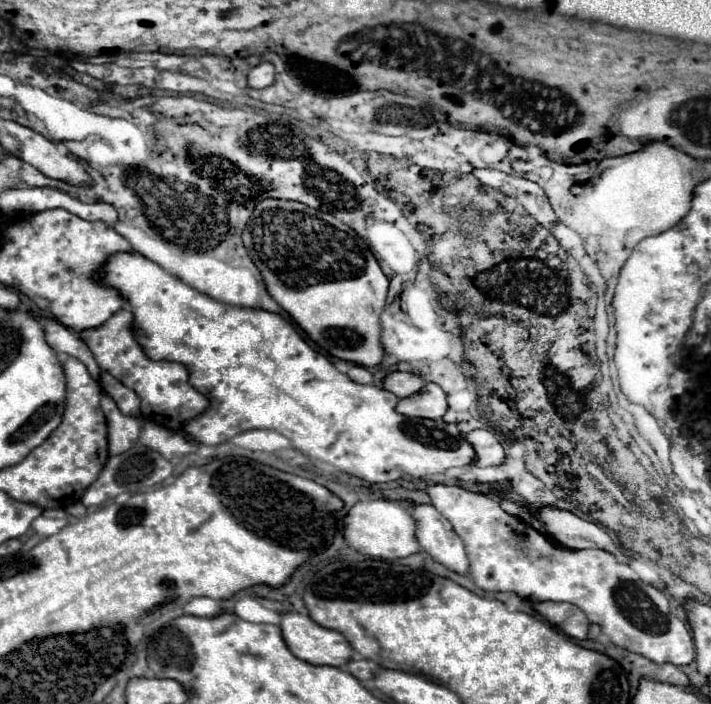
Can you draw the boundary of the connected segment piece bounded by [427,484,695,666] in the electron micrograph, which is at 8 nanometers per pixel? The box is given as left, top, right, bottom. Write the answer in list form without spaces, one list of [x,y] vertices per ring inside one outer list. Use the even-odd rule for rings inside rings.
[[[435,484],[427,488],[427,494],[431,496],[431,504],[443,514],[455,528],[455,532],[463,538],[465,550],[471,562],[471,578],[473,582],[487,592],[513,592],[521,598],[529,598],[533,602],[569,602],[581,608],[589,622],[595,622],[601,626],[601,632],[619,648],[625,648],[629,652],[641,654],[649,658],[655,664],[675,664],[675,666],[687,666],[695,660],[695,644],[691,638],[691,632],[687,624],[679,618],[671,618],[669,600],[661,590],[657,590],[651,584],[645,584],[631,566],[623,566],[615,560],[613,554],[605,550],[565,550],[553,544],[547,536],[539,534],[525,522],[517,520],[515,516],[509,516],[501,506],[485,494],[469,492],[459,486],[443,486]]]

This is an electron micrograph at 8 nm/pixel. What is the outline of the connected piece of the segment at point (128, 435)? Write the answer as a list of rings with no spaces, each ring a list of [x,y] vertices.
[[[103,390],[101,392],[101,410],[107,418],[107,432],[109,432],[109,454],[123,454],[127,452],[141,434],[143,418],[141,416],[125,416],[111,396]]]

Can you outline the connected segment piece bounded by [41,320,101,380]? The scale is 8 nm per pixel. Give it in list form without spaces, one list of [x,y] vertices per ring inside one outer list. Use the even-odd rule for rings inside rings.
[[[41,320],[41,324],[43,324],[43,328],[45,328],[49,346],[51,346],[57,354],[77,358],[79,362],[83,362],[83,364],[87,366],[91,378],[99,380],[101,370],[99,370],[93,354],[89,352],[87,344],[85,344],[79,336],[75,336],[71,330],[67,330],[63,324],[59,324],[59,322],[55,322],[55,320]]]

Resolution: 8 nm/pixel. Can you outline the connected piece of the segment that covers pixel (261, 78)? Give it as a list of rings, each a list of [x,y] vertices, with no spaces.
[[[261,62],[249,72],[249,86],[251,88],[267,88],[273,84],[273,80],[275,80],[275,68],[269,62]]]

